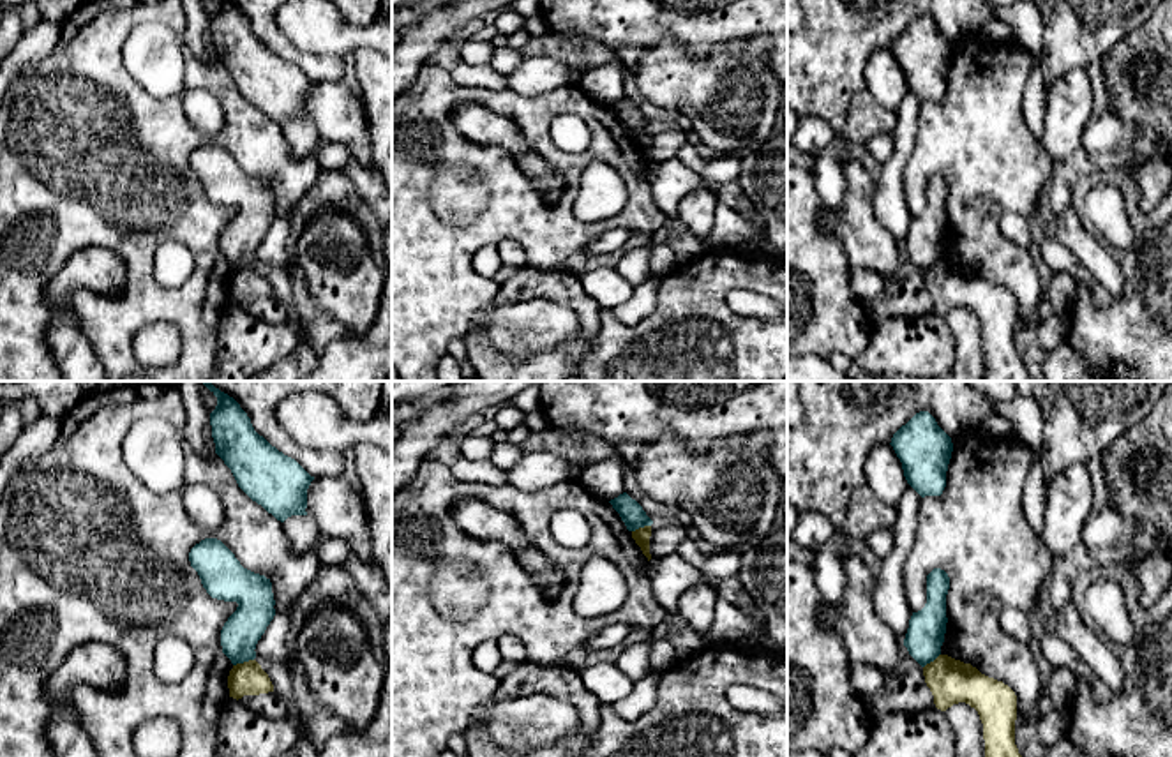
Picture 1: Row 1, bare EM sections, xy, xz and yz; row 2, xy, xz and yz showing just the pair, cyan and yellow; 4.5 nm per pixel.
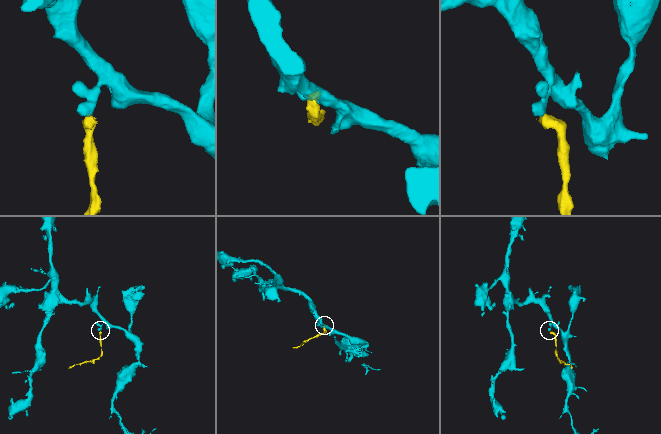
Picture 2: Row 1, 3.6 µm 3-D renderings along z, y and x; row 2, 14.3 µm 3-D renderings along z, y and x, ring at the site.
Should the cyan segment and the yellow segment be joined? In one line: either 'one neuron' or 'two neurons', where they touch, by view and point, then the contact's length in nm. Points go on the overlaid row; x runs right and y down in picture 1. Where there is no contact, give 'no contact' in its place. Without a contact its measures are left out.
two neurons; contact xy (242, 662); length 100 nm

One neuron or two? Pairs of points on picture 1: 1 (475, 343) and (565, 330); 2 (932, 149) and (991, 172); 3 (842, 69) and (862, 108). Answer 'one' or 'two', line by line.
1: two
2: one
3: two

